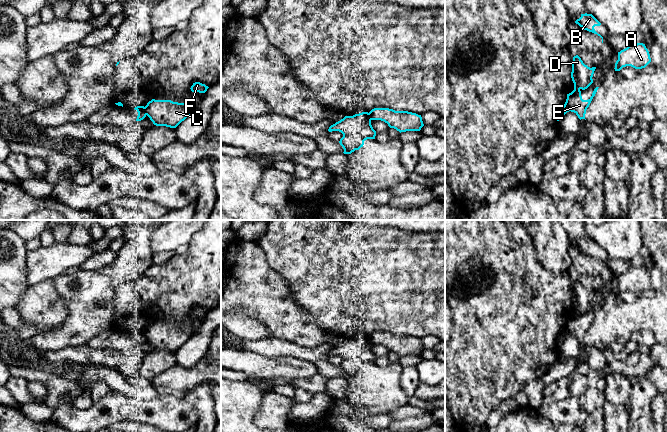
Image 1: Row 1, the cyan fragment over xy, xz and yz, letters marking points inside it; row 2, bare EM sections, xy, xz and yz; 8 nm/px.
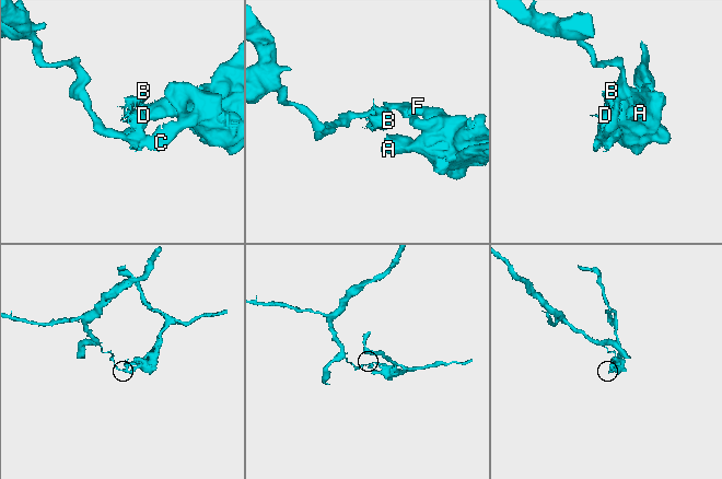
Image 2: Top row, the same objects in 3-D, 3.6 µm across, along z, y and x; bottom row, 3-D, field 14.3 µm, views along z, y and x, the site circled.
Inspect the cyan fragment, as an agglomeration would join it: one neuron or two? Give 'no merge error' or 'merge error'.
merge error

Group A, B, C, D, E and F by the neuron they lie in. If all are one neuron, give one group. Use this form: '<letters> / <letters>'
A C F / B D E

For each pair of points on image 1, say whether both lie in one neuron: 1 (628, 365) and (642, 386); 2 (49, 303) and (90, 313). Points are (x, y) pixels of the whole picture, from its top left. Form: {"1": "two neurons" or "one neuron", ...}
{"1": "two neurons", "2": "two neurons"}

